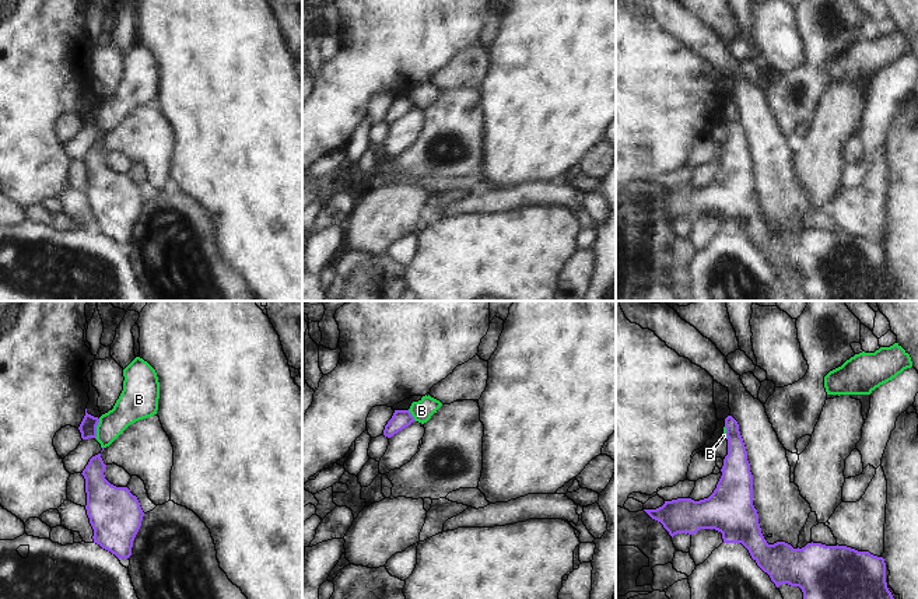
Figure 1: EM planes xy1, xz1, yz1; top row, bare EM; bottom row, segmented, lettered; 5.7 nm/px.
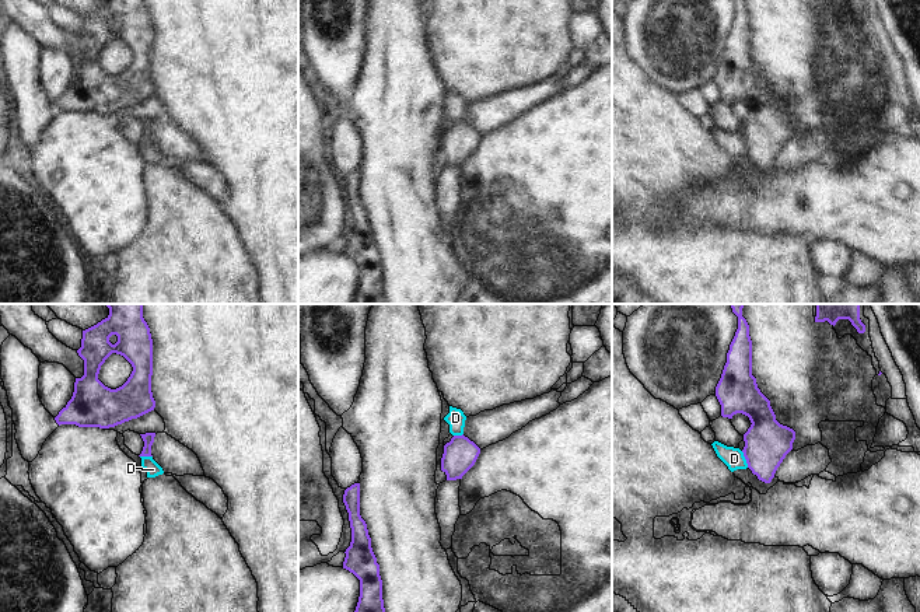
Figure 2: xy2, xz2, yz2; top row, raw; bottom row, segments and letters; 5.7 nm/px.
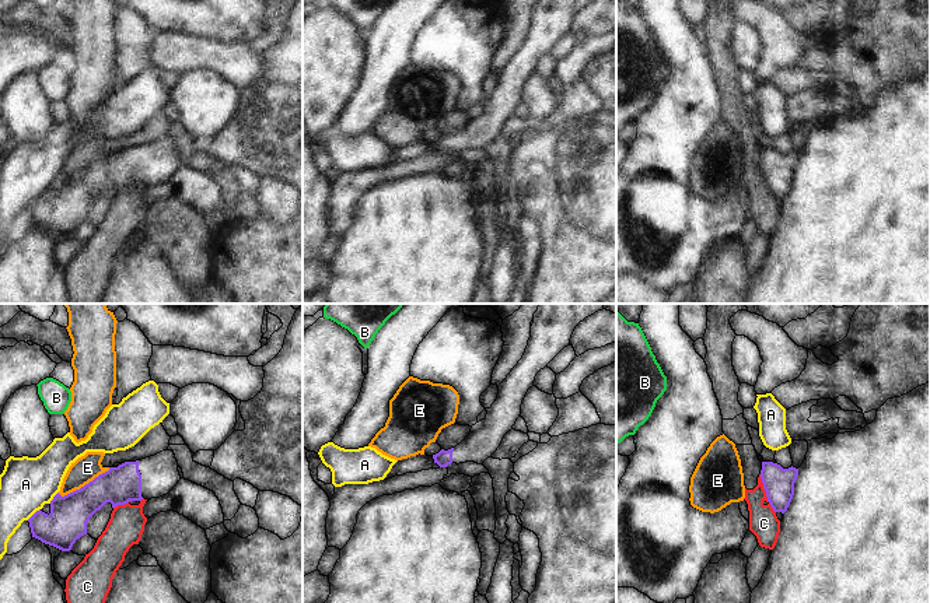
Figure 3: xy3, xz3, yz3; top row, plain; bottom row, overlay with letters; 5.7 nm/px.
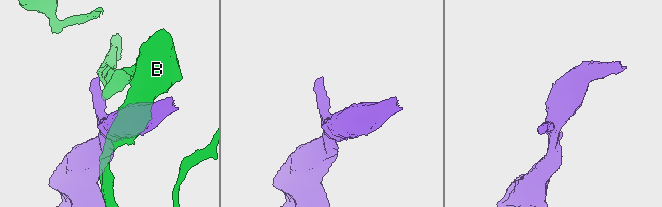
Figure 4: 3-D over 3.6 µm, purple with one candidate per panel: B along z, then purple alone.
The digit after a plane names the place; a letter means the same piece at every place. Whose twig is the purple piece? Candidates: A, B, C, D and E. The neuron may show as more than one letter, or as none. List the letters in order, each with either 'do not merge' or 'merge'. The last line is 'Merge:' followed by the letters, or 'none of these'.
A: do not merge
B: do not merge
C: do not merge
D: do not merge
E: do not merge
Merge: none of these

